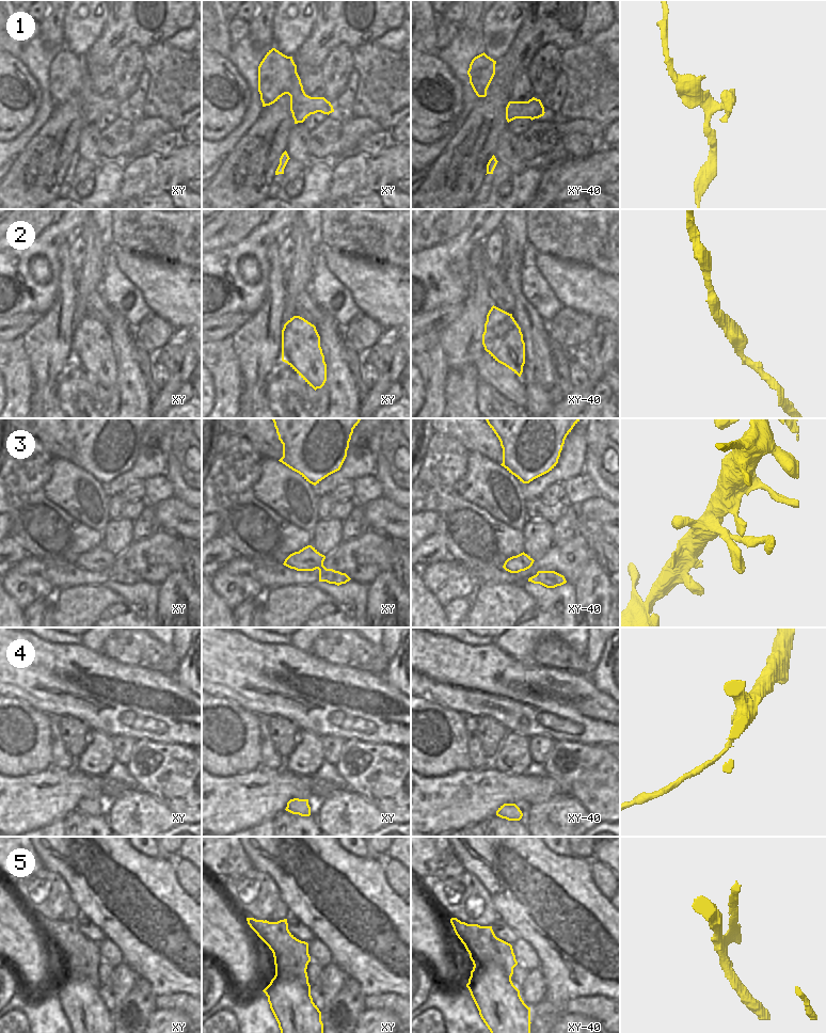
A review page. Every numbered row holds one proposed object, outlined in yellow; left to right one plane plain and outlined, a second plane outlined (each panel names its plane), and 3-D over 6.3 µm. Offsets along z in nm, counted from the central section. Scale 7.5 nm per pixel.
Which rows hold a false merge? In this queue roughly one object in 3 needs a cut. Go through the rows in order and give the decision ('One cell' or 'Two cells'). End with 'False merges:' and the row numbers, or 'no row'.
1: One cell
2: One cell
3: One cell
4: Two cells
5: Two cells
False merges: 4, 5

